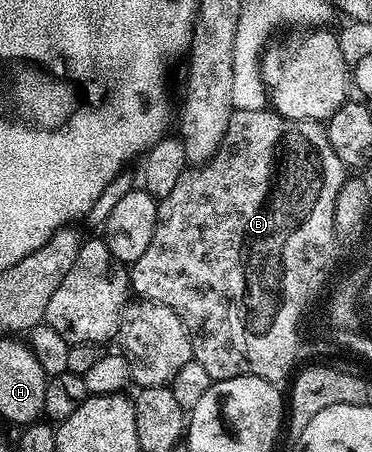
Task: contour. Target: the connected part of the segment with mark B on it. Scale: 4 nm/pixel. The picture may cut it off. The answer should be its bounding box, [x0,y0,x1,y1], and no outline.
[128,107,347,383]

